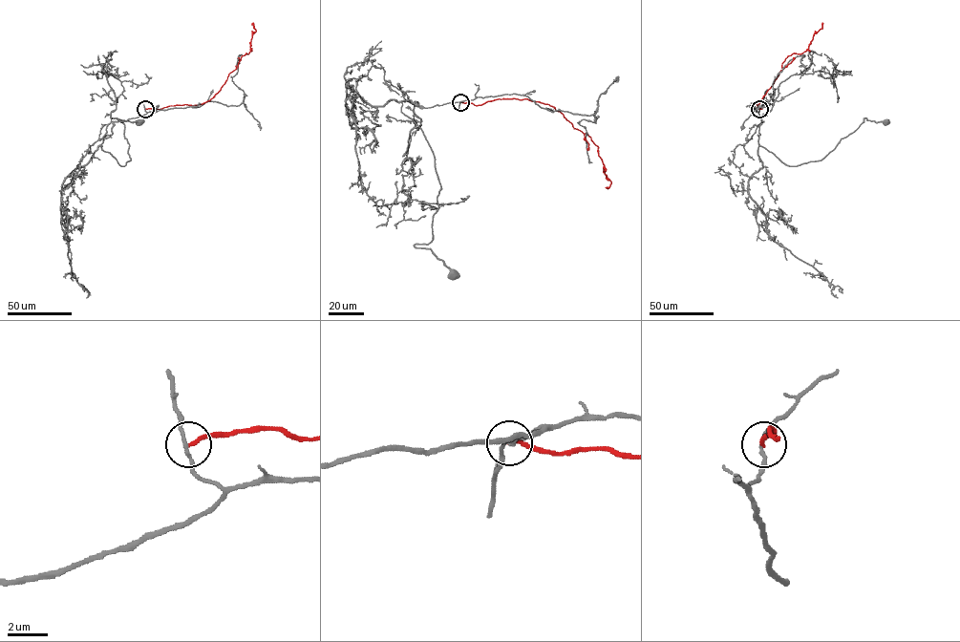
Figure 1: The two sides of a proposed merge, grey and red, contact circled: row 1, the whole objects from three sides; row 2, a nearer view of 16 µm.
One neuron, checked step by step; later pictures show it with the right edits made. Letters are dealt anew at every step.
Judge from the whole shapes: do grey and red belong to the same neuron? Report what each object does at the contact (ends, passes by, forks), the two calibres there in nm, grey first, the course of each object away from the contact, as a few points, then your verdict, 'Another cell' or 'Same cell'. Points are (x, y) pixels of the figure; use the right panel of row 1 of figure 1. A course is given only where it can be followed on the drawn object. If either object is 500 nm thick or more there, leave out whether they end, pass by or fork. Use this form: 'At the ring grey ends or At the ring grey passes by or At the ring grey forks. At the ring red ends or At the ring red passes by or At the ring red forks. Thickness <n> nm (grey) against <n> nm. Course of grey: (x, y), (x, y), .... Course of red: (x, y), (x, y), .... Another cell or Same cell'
At the ring grey passes by. At the ring red ends. Thickness 160 nm (grey) against 190 nm. Course of grey: (759, 109), (763, 121), (759, 145), (788, 165), (823, 158), (864, 117), (886, 122). Course of red: (759, 109), (761, 109), (757, 104), (782, 69), (785, 58), (805, 51), (822, 23). Another cell

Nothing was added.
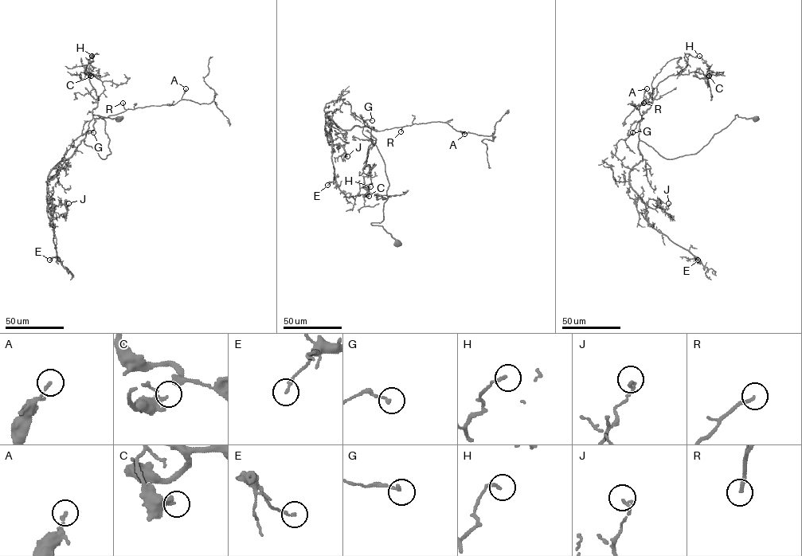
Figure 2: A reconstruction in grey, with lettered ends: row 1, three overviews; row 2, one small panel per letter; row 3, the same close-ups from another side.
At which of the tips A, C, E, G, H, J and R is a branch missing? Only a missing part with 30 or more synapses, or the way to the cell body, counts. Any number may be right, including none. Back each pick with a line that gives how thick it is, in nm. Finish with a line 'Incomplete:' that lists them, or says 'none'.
R: 170 nm thick
Incomplete: R

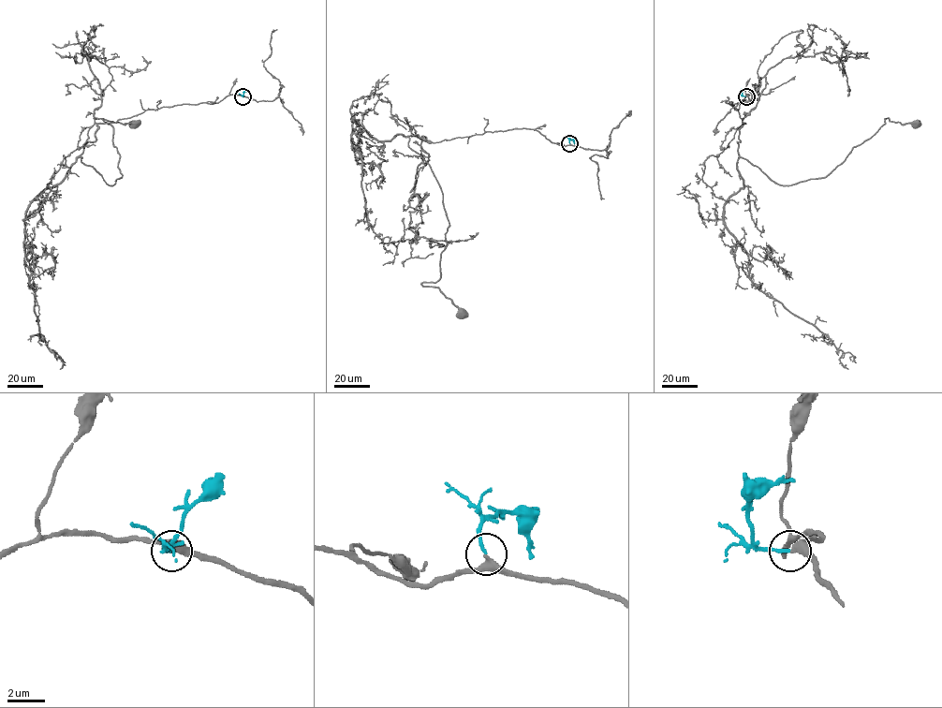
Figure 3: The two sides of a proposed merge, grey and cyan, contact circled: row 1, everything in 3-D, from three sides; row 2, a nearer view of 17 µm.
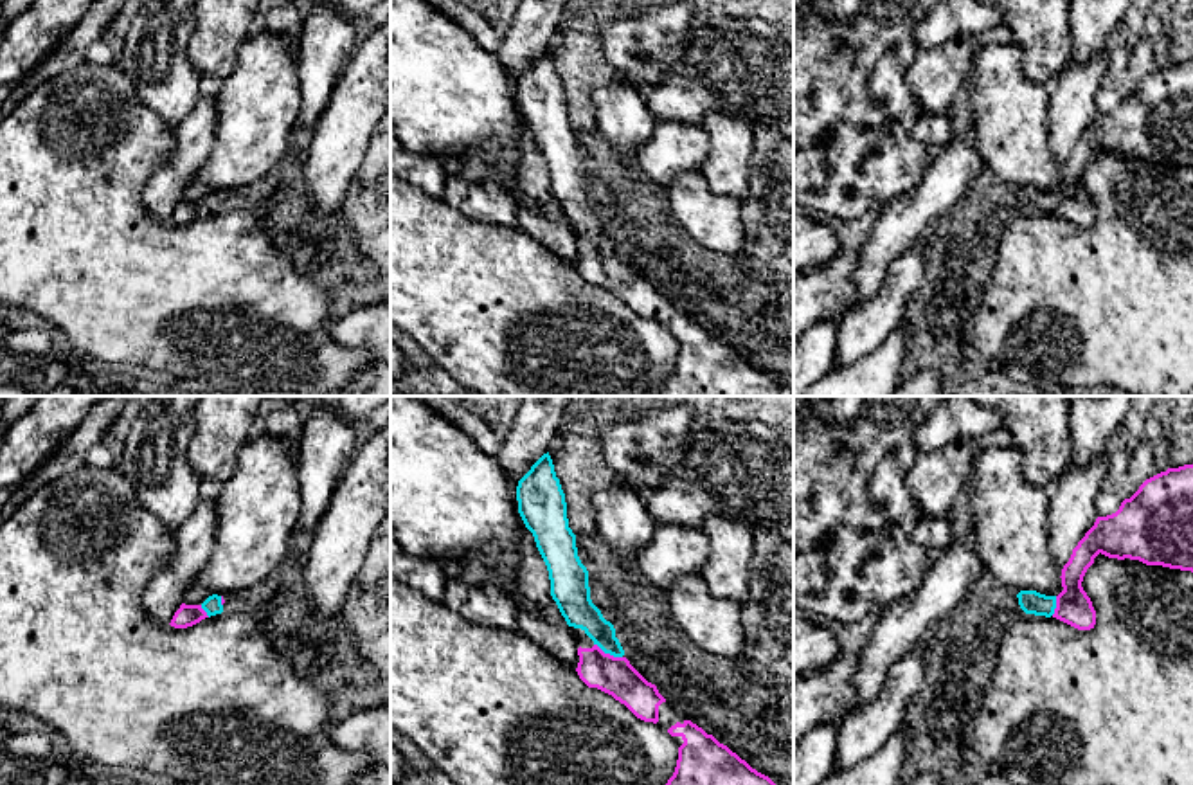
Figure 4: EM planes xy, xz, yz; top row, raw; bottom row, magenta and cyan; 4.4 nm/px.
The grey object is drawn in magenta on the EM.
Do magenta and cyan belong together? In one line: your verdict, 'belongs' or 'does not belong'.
belongs

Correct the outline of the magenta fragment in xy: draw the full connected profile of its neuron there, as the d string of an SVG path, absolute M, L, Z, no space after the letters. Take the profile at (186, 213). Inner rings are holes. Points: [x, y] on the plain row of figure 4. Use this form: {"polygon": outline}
{"polygon": "M218 191L209 193L202 202L182 200L169 221L175 225L193 223L205 214L221 211L223 200L225 200L223 193L218 193Z"}

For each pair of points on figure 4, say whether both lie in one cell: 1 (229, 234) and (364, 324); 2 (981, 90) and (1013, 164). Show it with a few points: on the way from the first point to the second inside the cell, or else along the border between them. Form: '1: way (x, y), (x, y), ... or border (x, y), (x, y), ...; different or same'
1: border (330, 323), (330, 333), (340, 344), (364, 350); different
2: way (999, 108), (1010, 119), (1013, 146); same

